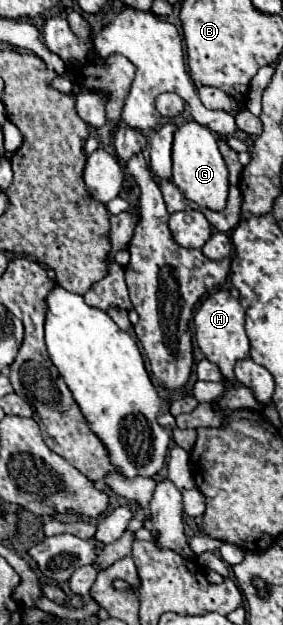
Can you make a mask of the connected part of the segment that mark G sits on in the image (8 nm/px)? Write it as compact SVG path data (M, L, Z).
M186 122L176 128L172 144L172 182L182 190L182 194L196 202L198 206L210 210L224 210L228 196L228 170L226 162L218 150L216 134L198 122Z

